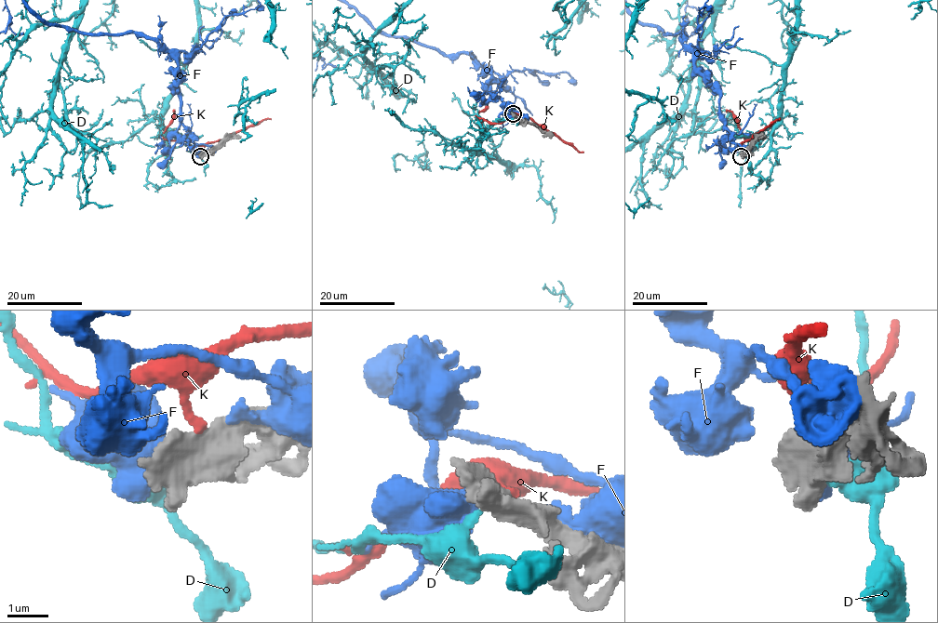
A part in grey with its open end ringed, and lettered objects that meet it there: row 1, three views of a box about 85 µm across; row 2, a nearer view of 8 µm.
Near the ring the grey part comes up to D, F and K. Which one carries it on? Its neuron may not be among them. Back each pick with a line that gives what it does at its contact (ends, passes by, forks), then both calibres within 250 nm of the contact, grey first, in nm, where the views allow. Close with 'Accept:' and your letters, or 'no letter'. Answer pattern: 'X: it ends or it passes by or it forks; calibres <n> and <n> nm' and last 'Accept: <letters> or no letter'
Accept: no letter

